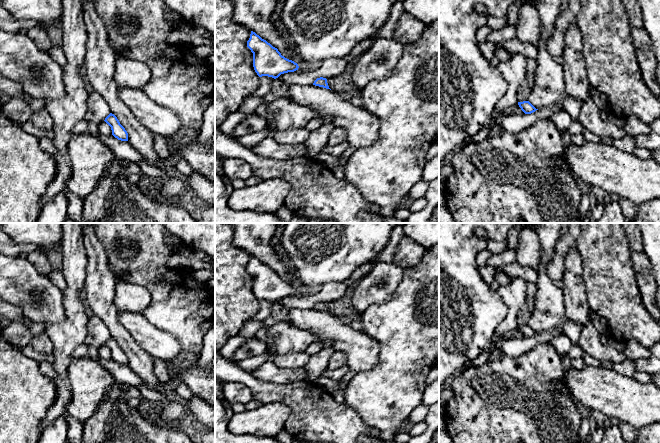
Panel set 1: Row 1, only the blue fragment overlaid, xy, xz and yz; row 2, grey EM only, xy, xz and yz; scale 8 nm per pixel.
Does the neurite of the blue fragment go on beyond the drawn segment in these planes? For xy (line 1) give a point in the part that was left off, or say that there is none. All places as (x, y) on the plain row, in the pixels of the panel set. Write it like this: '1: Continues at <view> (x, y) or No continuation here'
1: No continuation here

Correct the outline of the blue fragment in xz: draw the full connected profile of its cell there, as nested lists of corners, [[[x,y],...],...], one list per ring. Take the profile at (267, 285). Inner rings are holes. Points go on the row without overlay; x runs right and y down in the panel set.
[[[251,255],[247,271],[253,277],[253,291],[259,301],[268,300],[274,303],[281,298],[294,296],[299,290],[281,279],[277,272]]]

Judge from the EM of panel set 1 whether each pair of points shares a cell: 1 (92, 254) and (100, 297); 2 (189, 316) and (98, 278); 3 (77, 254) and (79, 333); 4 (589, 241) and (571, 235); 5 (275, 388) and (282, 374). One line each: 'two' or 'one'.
1: one
2: two
3: one
4: two
5: two

